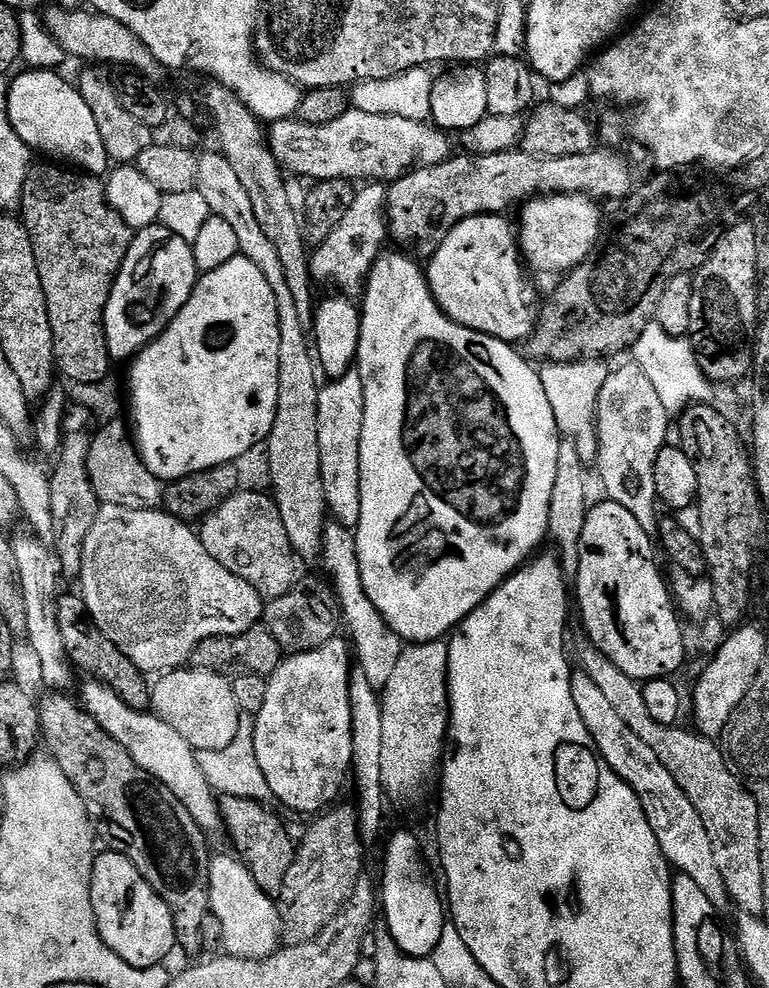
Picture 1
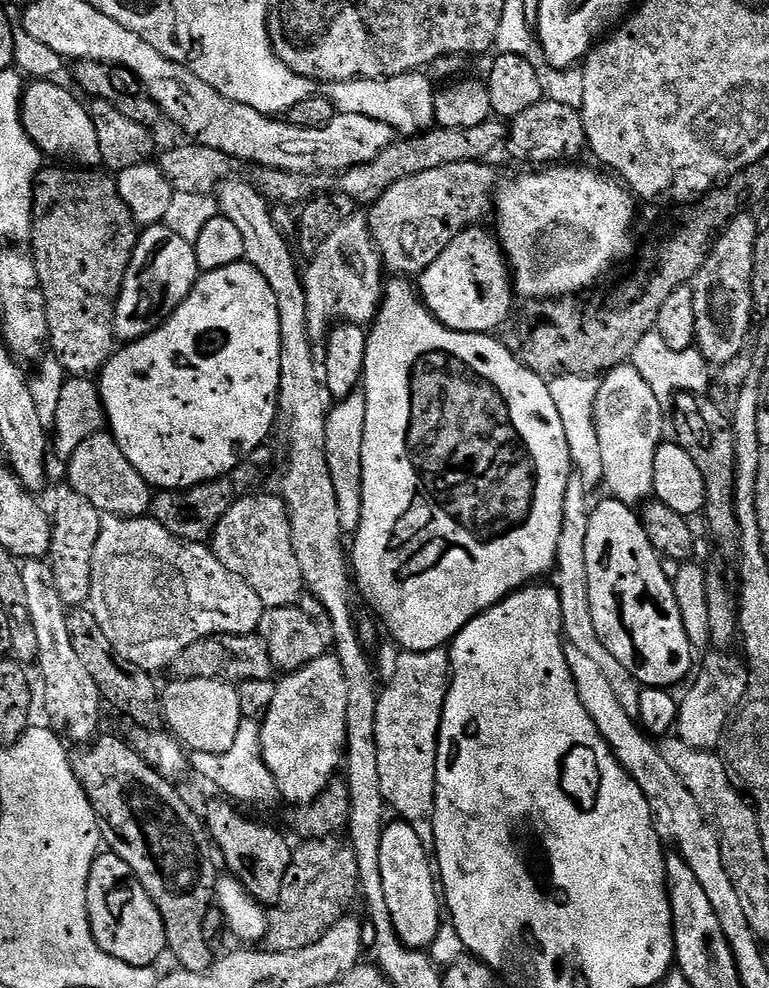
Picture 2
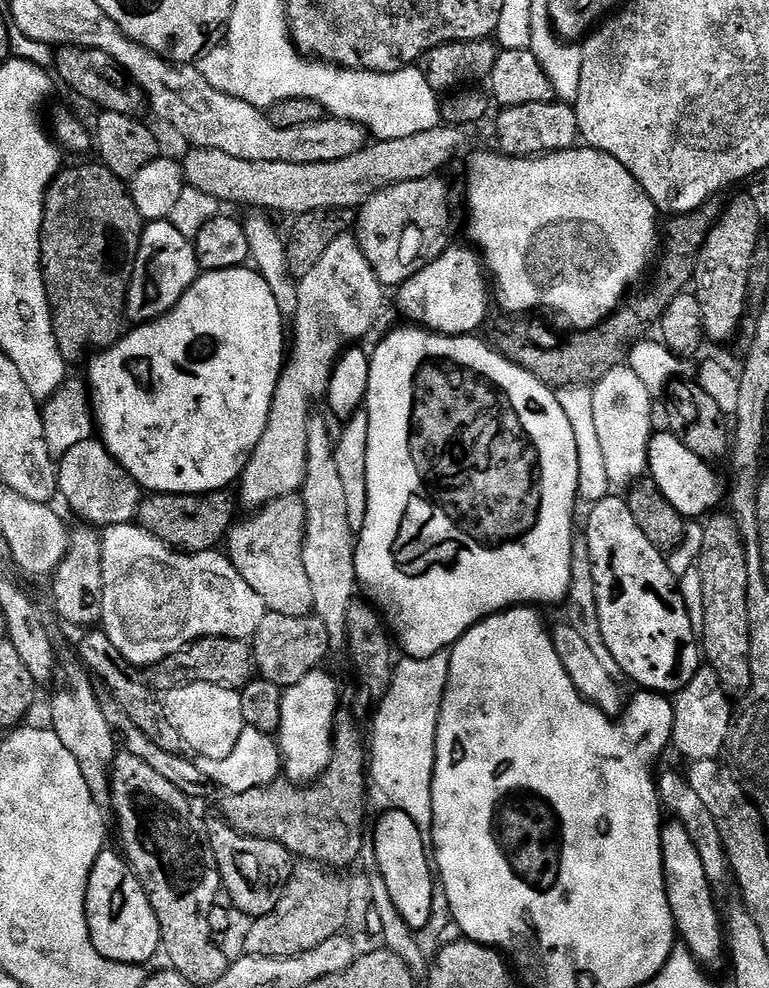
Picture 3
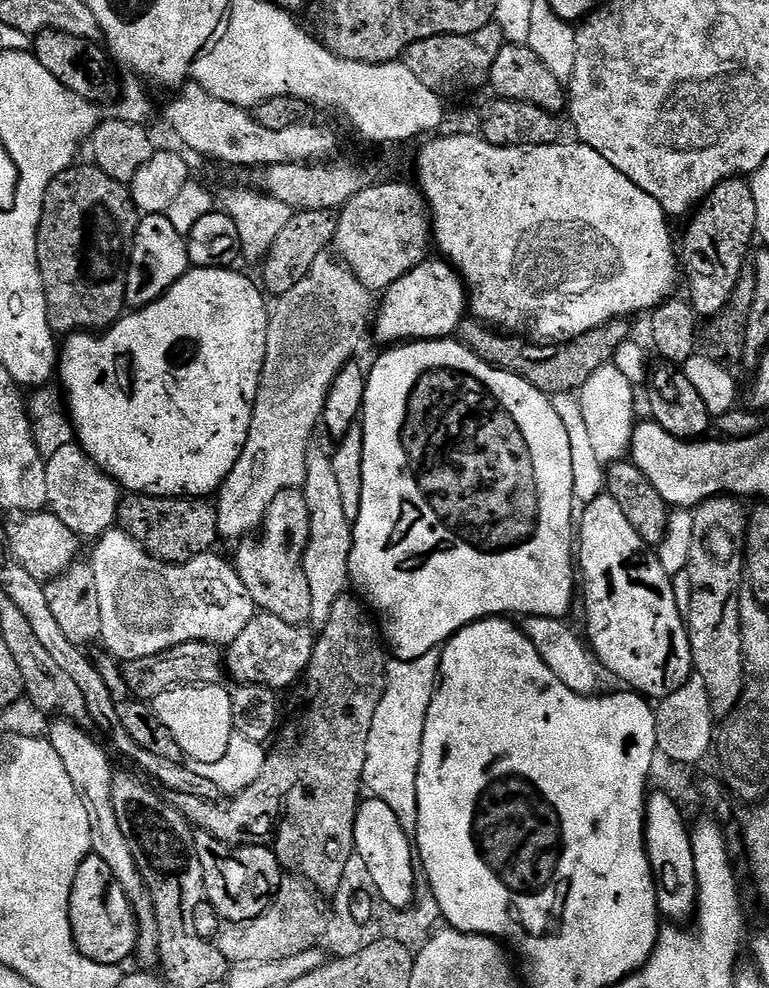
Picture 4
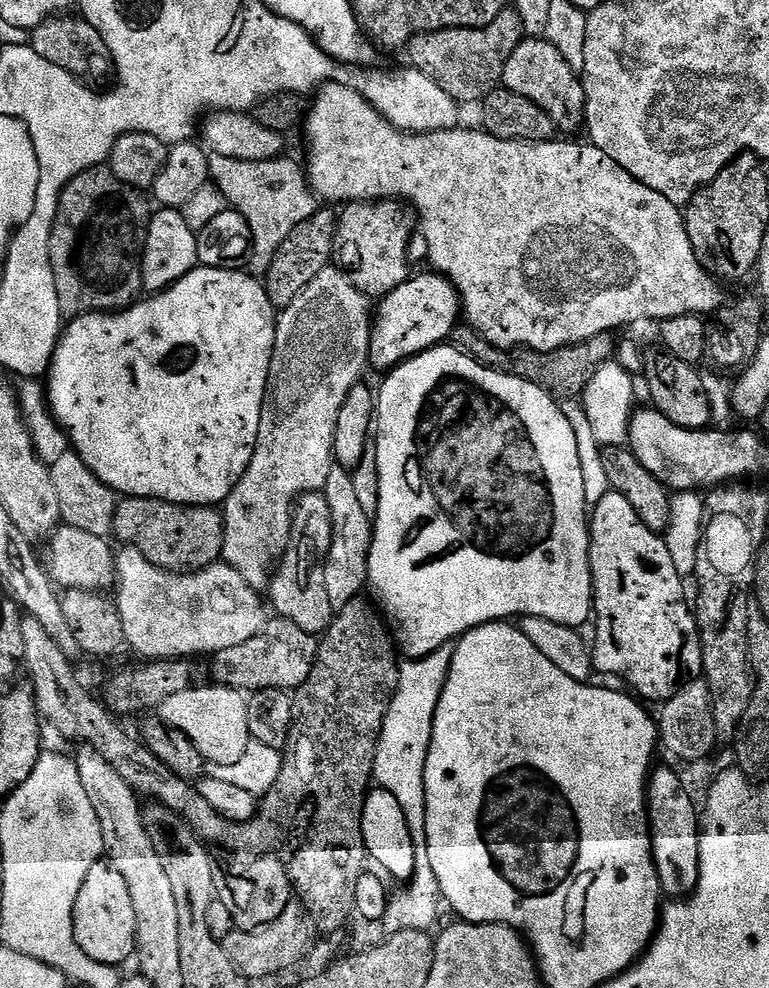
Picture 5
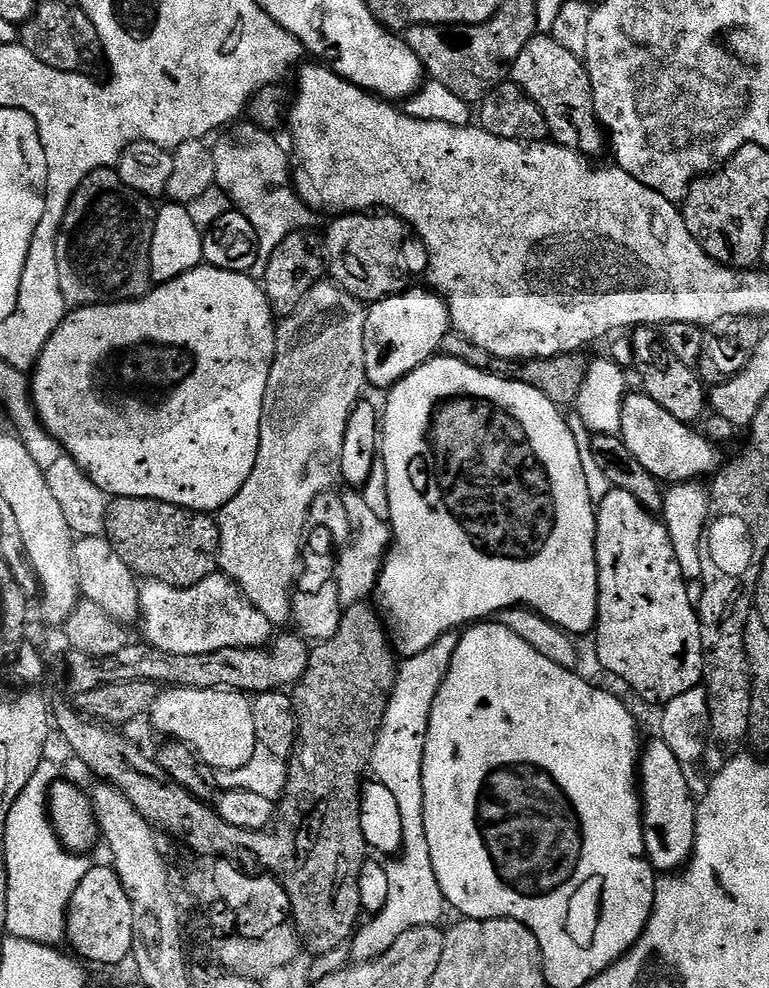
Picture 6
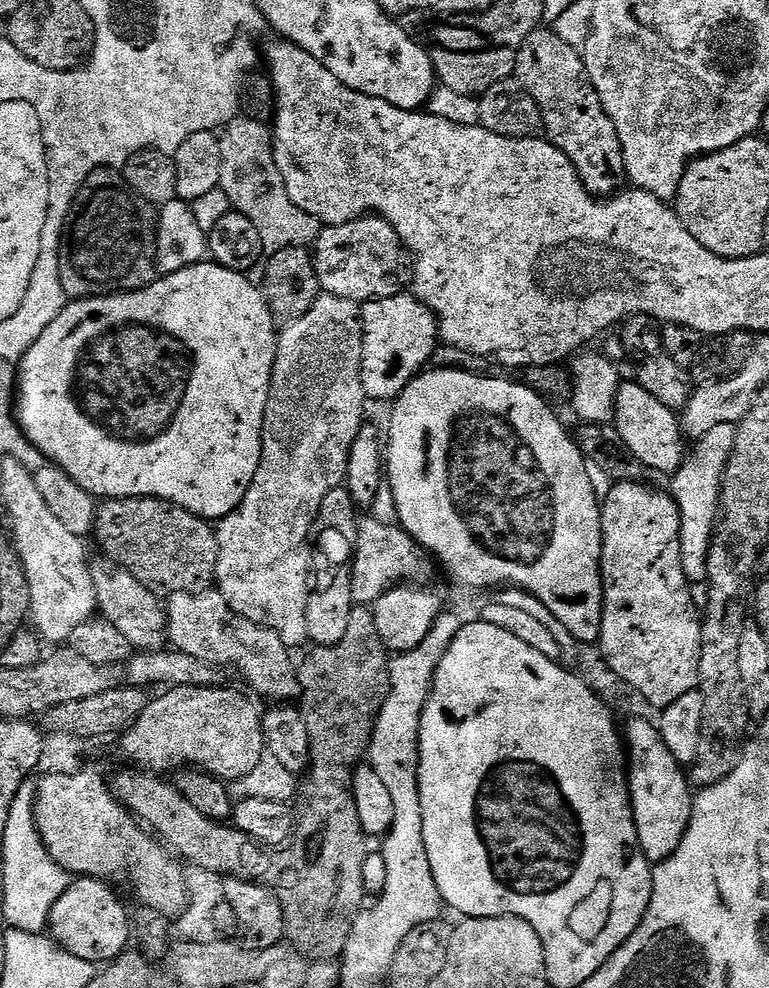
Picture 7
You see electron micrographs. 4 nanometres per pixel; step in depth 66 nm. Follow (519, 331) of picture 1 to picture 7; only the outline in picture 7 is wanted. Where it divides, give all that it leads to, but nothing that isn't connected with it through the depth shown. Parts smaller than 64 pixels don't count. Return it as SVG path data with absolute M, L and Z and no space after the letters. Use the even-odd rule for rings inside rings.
M401 294L381 300L369 300L363 305L360 313L360 325L362 326L362 386L365 397L369 401L395 401L404 387L412 381L412 377L420 375L425 365L431 361L433 350L438 347L436 315L422 301L416 299L415 295Z

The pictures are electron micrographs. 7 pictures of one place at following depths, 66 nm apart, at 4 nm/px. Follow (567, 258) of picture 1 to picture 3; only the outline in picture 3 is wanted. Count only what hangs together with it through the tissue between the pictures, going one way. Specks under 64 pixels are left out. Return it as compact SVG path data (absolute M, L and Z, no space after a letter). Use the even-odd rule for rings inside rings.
M577 146L561 152L546 152L543 156L533 157L506 156L499 151L491 151L476 152L468 160L468 208L472 211L468 216L468 236L473 240L471 243L482 253L482 263L494 285L495 303L497 300L508 314L532 314L535 313L532 312L535 308L541 308L544 312L553 312L557 322L561 324L559 327L568 328L564 330L595 328L625 303L629 295L628 287L638 283L643 278L644 271L648 267L649 271L657 259L662 232L658 224L656 228L658 209L654 206L654 202L642 190L642 186L638 186L630 170L626 170L626 166L618 162L618 158L610 158L610 154L600 152L596 148Z

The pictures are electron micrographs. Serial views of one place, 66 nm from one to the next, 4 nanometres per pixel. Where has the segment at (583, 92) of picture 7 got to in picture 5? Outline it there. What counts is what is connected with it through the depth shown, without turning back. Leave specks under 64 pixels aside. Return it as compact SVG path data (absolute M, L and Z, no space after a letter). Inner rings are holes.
M525 38L514 50L514 54L510 54L502 79L503 87L509 88L514 94L522 94L522 98L530 98L530 102L534 102L534 106L546 110L546 114L550 114L550 118L556 123L556 127L561 133L581 131L586 106L586 94L581 77L578 75L577 69L575 72L568 65L567 58L569 59L561 49L554 47L546 38Z

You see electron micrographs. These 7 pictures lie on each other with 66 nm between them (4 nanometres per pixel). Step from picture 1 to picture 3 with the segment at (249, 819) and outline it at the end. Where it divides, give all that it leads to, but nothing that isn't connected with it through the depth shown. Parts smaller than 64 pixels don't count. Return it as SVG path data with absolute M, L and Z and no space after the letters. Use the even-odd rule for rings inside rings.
M216 814L203 821L204 831L208 833L208 845L216 859L220 871L223 891L232 899L231 907L245 912L248 918L270 914L284 896L288 879L292 876L294 857L291 852L273 840L260 840L232 827L223 815Z

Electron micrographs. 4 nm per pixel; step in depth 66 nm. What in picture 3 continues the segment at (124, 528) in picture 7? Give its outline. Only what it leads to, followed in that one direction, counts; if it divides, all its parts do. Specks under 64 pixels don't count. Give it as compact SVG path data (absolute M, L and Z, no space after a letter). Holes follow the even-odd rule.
M227 491L204 492L200 496L152 494L141 499L138 523L177 552L211 552L219 540L221 543L227 537L234 523L232 500L228 495Z

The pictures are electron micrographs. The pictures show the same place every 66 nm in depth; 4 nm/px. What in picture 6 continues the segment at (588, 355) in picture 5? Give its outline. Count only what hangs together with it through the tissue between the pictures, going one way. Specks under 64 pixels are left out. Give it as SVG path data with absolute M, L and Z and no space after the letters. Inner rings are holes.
M449 334L442 338L439 355L458 358L458 362L466 362L466 366L483 368L494 376L501 376L507 380L517 380L526 386L534 386L534 390L542 390L550 402L558 406L575 405L579 391L582 390L584 375L587 374L589 361L583 360L583 355L569 354L567 356L555 356L554 358L542 358L541 360L522 360L513 362L511 360L497 360L486 350L474 346L466 338Z

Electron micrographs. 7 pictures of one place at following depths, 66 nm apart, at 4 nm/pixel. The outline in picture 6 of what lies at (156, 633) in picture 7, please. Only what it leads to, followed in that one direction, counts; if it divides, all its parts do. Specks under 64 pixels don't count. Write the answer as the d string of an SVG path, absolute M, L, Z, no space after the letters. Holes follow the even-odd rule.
M103 535L86 536L75 541L72 549L72 570L79 595L84 600L94 602L94 606L102 606L102 610L106 610L106 614L110 614L110 618L114 618L119 624L132 626L132 623L140 620L138 577L130 570L130 566L126 566L126 562L122 562L122 558L118 558L112 544Z

